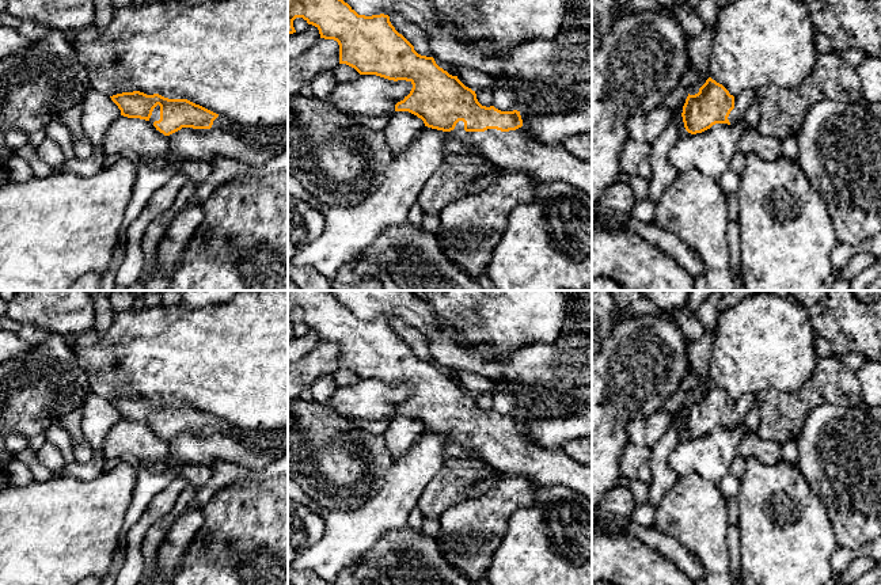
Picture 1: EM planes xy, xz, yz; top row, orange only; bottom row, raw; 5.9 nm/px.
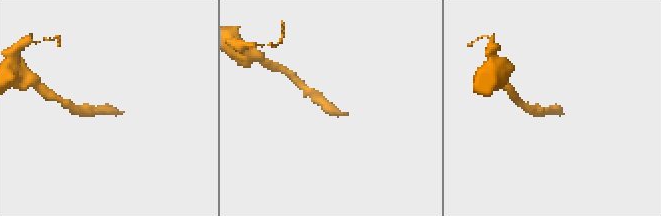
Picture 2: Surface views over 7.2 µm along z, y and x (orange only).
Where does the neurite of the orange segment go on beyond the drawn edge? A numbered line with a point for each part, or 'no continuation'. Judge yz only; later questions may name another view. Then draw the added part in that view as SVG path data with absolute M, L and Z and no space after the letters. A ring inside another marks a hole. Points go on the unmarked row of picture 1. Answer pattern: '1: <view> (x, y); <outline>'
1: yz (743, 405); M752 394L743 395L737 400L734 400L734 413L728 421L730 429L743 426L745 417L756 403L756 395Z

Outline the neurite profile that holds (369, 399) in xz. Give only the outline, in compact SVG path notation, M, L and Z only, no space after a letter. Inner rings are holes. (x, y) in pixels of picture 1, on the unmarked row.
M360 379L356 384L335 387L331 409L349 419L390 419L395 415L395 409L403 404L411 392L411 385L394 385L376 379Z

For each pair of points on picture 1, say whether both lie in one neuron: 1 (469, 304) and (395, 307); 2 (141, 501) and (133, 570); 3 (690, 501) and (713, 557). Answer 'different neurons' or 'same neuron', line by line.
1: different neurons
2: different neurons
3: same neuron

